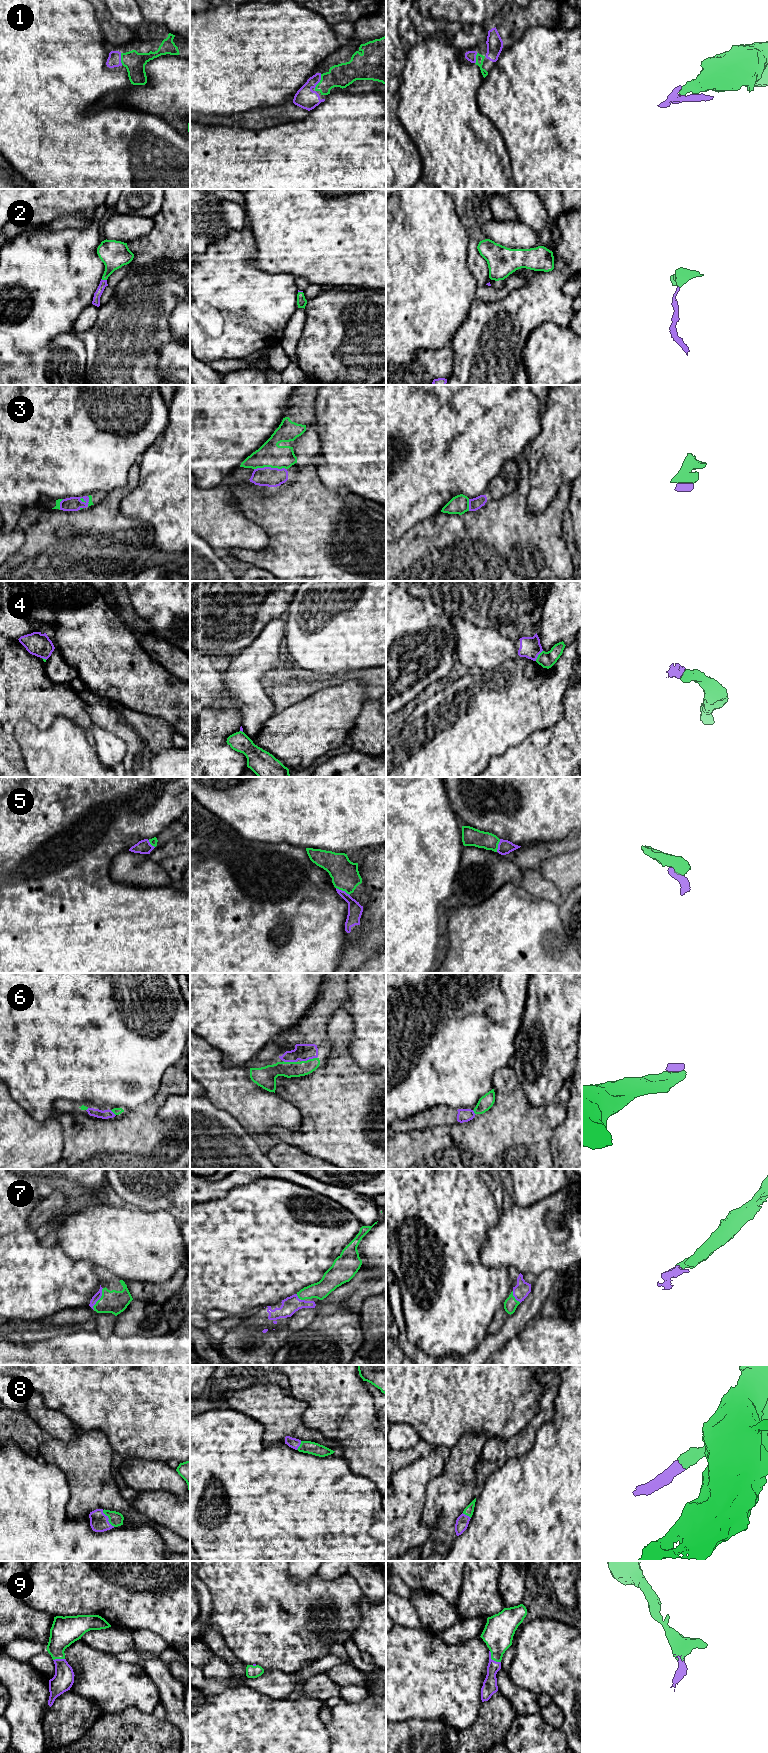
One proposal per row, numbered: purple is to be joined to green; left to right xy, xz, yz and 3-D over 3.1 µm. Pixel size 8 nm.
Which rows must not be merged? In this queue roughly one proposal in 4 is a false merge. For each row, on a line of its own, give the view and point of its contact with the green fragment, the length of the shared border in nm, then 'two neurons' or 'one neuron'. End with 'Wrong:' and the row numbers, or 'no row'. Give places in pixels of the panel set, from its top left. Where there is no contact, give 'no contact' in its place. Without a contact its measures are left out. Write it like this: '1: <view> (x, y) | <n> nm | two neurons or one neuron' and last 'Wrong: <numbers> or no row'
1: xz (320, 81) | 130 nm | one neuron
2: xy (104, 279) | 50 nm | one neuron
3: xz (270, 466) | 260 nm | one neuron
4: yz (538, 655) | 110 nm | one neuron
5: xz (343, 890) | 130 nm | one neuron
6: xz (309, 1059) | 130 nm | one neuron
7: xy (99, 1299) | 190 nm | one neuron
8: xy (109, 1519) | 170 nm | one neuron
9: yz (492, 1659) | 130 nm | one neuron
Wrong: no row

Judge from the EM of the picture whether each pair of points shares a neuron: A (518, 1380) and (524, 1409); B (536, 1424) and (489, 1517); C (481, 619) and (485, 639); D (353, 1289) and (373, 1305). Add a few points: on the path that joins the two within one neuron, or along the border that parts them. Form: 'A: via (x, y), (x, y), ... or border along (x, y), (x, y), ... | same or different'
A: via (518, 1387), (518, 1402) | same
B: border along (535, 1437), (535, 1442), (528, 1451), (508, 1458) | different
C: border along (460, 617), (477, 626), (494, 627), (498, 630) | different
D: border along (375, 1294), (363, 1302), (358, 1313) | different

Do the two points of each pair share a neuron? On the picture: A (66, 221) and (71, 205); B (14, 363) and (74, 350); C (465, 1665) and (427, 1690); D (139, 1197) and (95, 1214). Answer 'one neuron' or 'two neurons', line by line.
A: two neurons
B: one neuron
C: one neuron
D: two neurons

